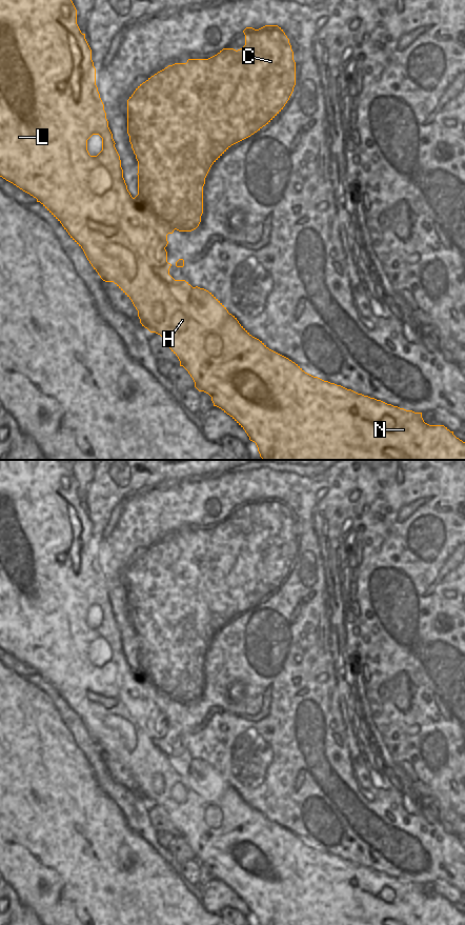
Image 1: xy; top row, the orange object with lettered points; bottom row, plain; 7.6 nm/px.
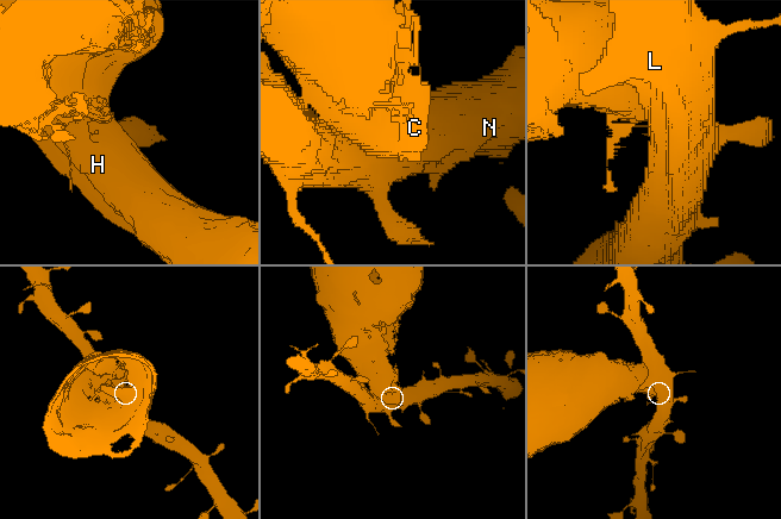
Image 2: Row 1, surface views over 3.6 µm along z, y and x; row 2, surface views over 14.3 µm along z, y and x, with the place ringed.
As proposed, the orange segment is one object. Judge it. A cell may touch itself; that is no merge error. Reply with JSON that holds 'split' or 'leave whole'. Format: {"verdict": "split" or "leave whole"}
{"verdict": "split"}

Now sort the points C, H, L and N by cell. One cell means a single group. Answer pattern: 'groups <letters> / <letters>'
groups C / H L N

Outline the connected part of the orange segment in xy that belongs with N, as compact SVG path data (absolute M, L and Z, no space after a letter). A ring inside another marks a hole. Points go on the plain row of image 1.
M0 460L0 648L36 669L37 673L62 696L70 709L83 721L100 749L105 753L114 753L132 771L142 798L160 806L167 813L178 828L180 838L193 849L195 859L208 865L214 878L229 886L245 902L249 911L256 914L259 925L465 925L465 913L444 897L429 897L424 893L422 884L387 876L305 844L298 836L252 808L211 764L198 758L193 759L185 751L175 751L169 746L171 736L167 733L165 719L168 716L167 706L173 705L176 700L162 692L139 665L135 669L132 668L123 649L121 631L115 616L104 576L96 557L92 521L85 505L81 504L77 496L77 481L70 465L63 465L59 460ZM93 606L102 609L102 622L97 627L90 627L87 622L87 611Z

